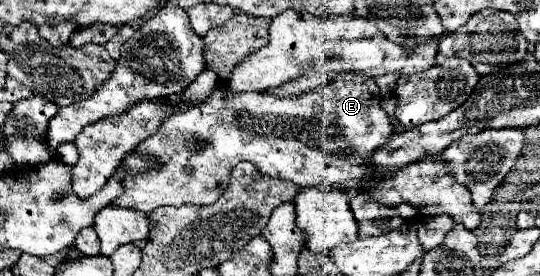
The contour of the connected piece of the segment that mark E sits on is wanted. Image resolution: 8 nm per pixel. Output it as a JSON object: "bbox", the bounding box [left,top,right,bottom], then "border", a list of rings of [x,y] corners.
{"bbox":[115,74,481,230],"border":[[[339,74],[333,82],[323,84],[311,92],[303,92],[299,96],[285,96],[277,98],[271,94],[261,96],[261,106],[257,106],[257,92],[239,92],[231,96],[223,96],[223,88],[215,88],[215,92],[201,104],[181,110],[173,116],[169,116],[157,134],[141,142],[137,148],[143,154],[155,156],[163,166],[155,168],[155,172],[139,174],[125,180],[125,192],[121,198],[117,198],[115,206],[127,206],[141,212],[151,212],[159,206],[183,206],[183,204],[195,204],[205,206],[215,202],[223,190],[227,188],[229,172],[239,162],[251,162],[259,166],[259,172],[289,180],[301,188],[307,186],[333,186],[341,184],[343,188],[353,190],[367,190],[373,200],[377,200],[383,206],[395,206],[401,202],[407,202],[407,194],[427,194],[429,204],[441,208],[447,212],[457,224],[463,224],[467,230],[475,230],[481,224],[481,214],[471,202],[471,194],[463,184],[457,184],[451,174],[447,174],[447,168],[441,160],[423,158],[415,164],[409,164],[407,168],[391,174],[391,176],[371,176],[365,166],[367,156],[383,146],[387,138],[391,136],[393,128],[387,118],[387,114],[379,106],[379,88],[373,78],[367,78],[363,74]]]}

